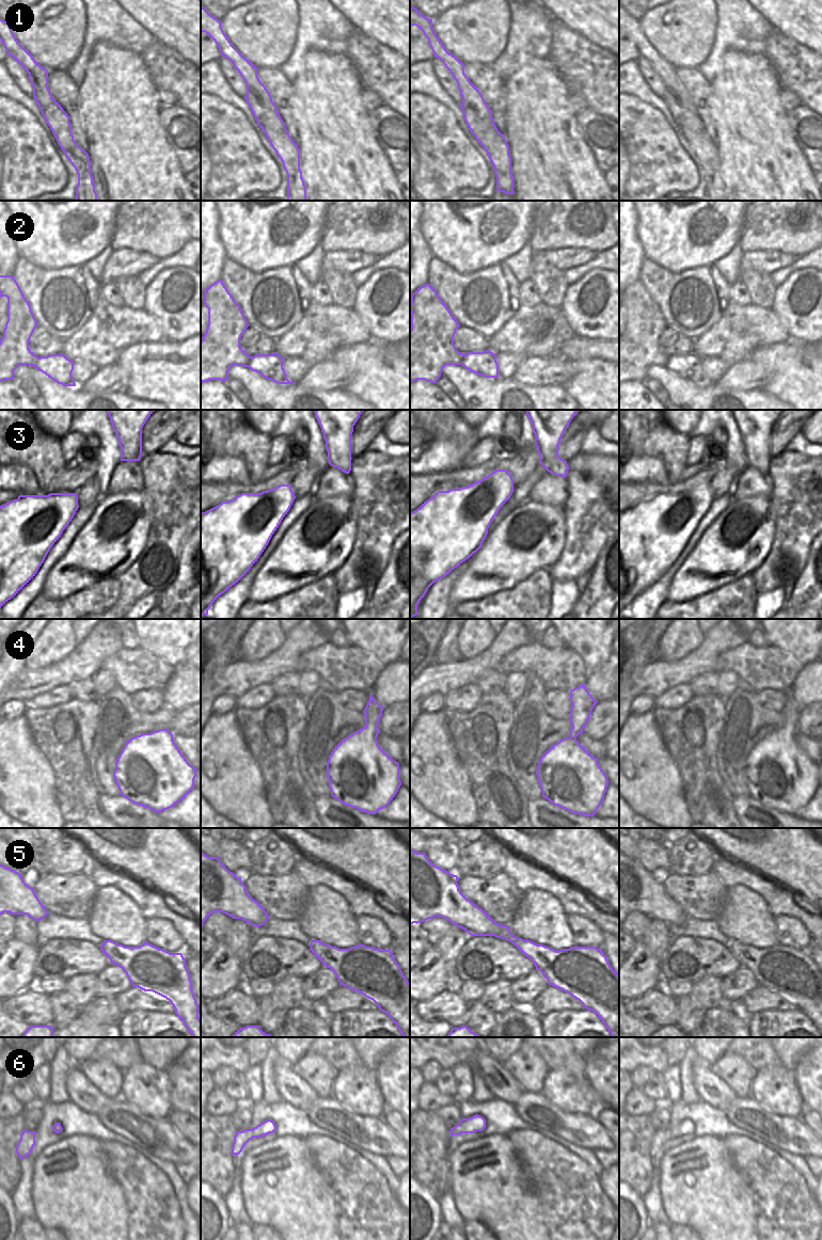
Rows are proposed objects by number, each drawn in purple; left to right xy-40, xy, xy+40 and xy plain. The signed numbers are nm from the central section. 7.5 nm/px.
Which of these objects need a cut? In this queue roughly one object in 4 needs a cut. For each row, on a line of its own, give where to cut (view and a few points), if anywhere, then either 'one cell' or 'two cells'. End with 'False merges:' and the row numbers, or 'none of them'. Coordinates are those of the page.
1: cut xy+40 (493, 123), (487, 126), (486, 142), (481, 145); two cells
2: cut xy (251, 356), (248, 366); two cells
3: cut none; one cell
4: cut none; one cell
5: cut none; one cell
6: cut none; one cell
False merges: 1, 2

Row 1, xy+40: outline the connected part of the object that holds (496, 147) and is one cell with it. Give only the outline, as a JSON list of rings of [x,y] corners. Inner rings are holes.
[[[494,124],[488,125],[486,133],[486,150],[496,176],[496,190],[506,194],[513,194],[513,176],[511,174],[511,157],[505,137]]]

